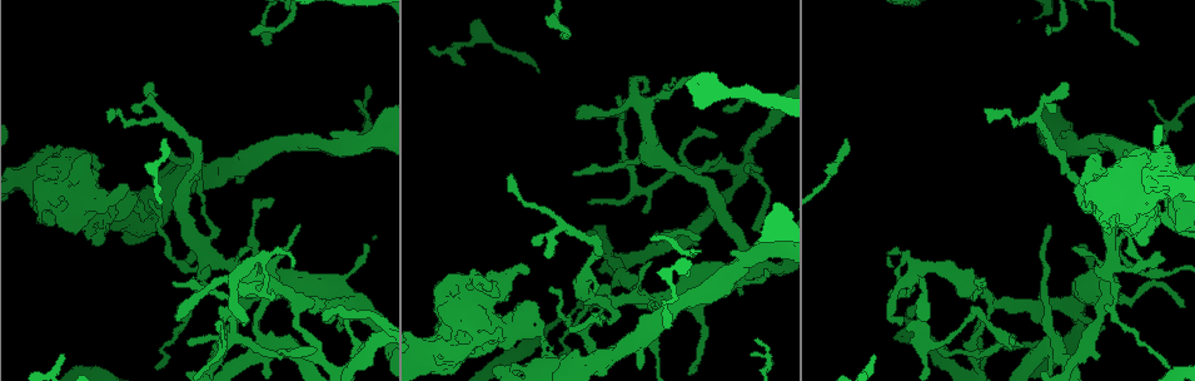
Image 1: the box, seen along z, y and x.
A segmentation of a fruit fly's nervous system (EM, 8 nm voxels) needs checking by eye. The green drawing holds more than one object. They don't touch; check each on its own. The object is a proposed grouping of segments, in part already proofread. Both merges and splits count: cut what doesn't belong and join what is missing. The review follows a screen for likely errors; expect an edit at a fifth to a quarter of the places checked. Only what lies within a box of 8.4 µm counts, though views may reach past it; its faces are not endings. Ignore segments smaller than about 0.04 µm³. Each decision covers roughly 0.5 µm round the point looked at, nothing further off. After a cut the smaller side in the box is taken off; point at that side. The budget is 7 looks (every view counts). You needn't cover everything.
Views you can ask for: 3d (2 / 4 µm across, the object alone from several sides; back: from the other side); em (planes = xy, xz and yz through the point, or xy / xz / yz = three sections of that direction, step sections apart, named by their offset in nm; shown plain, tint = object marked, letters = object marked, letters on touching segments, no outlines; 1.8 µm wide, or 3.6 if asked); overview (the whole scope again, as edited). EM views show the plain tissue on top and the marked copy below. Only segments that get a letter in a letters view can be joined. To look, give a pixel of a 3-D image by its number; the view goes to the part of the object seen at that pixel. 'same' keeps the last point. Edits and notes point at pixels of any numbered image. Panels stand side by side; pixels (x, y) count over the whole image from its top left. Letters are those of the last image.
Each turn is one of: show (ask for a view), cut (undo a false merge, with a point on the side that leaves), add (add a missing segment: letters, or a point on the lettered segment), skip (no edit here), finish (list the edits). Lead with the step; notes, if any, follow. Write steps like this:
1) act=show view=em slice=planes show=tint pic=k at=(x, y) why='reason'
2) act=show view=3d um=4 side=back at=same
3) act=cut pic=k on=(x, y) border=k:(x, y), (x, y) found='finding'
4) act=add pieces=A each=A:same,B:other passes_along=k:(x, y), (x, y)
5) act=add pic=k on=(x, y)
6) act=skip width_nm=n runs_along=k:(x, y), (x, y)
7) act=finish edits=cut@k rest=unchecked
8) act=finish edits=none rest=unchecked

act=show view=3d um=2 side=back pic=1 at=(1108, 287) why='abrupt turn'

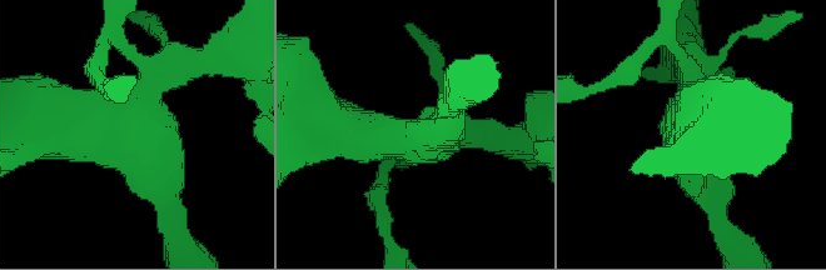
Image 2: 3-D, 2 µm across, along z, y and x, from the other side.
act=show view=em slice=planes show=letters pic=2 at=(129, 136) arms=4

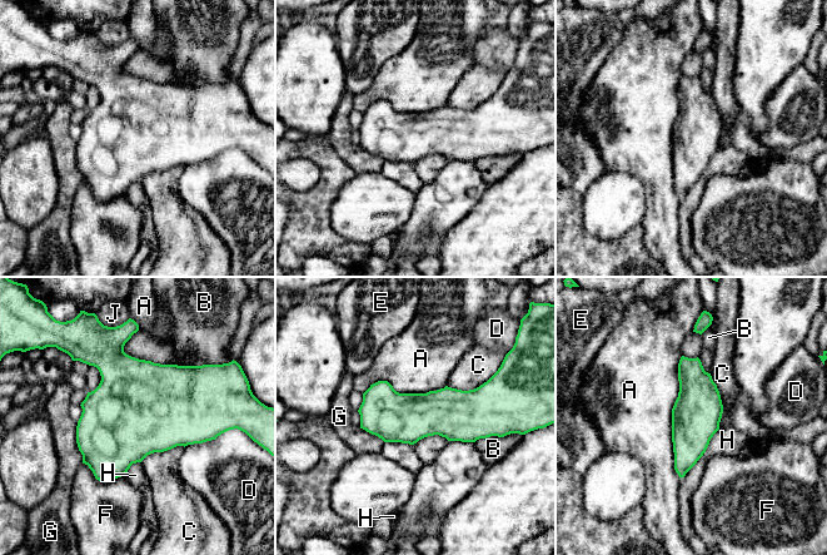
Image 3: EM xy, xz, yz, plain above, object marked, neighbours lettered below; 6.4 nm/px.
act=skip width_nm=320 each=A:other,B:other,C:other,D:other,E:other,F:other,G:other,H:other,J:other runs_along=3:(362, 410), (491, 411) found='all the same neuron'

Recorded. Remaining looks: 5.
act=show view=em slice=xy step=8 show=tint pic=1 at=(716, 162) why='closes a loop'

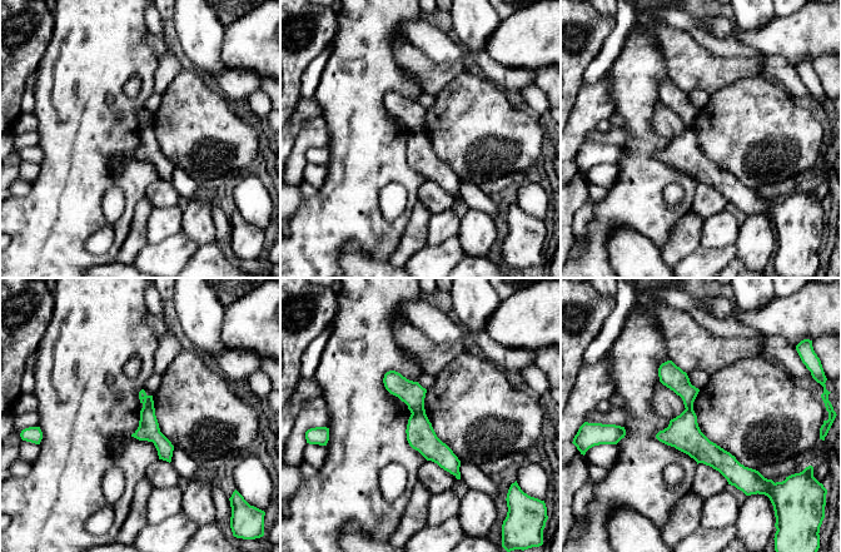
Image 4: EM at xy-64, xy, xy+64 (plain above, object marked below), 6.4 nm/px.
act=show view=em slice=planes show=letters at=same

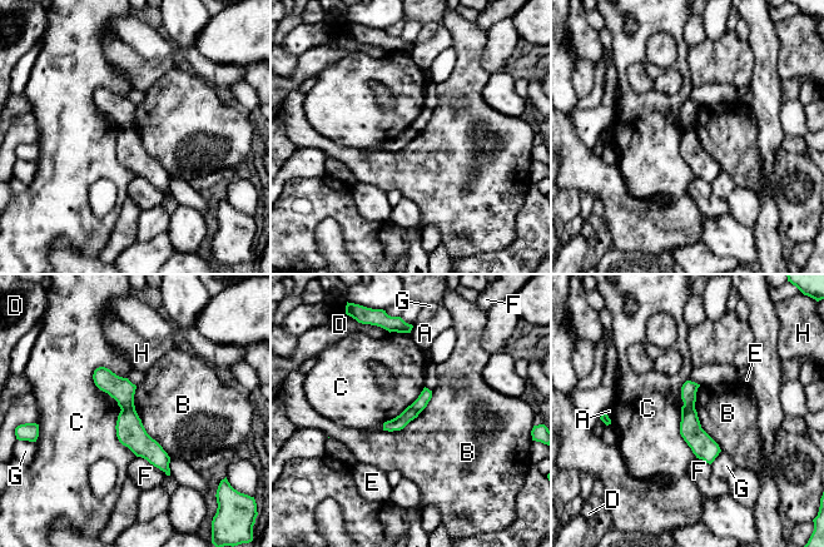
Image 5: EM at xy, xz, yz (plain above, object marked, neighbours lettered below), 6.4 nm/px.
act=cut pic=5 on=(130, 432) each=A:other,B:other,C:other,D:other,E:other,F:other,G:other,H:other part_leaving=5:(428, 393), (398, 423), (386, 427) found='two neurons meet here'

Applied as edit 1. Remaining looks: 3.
act=show view=em um=3.6 slice=planes show=letters pic=1 at=(461, 334)

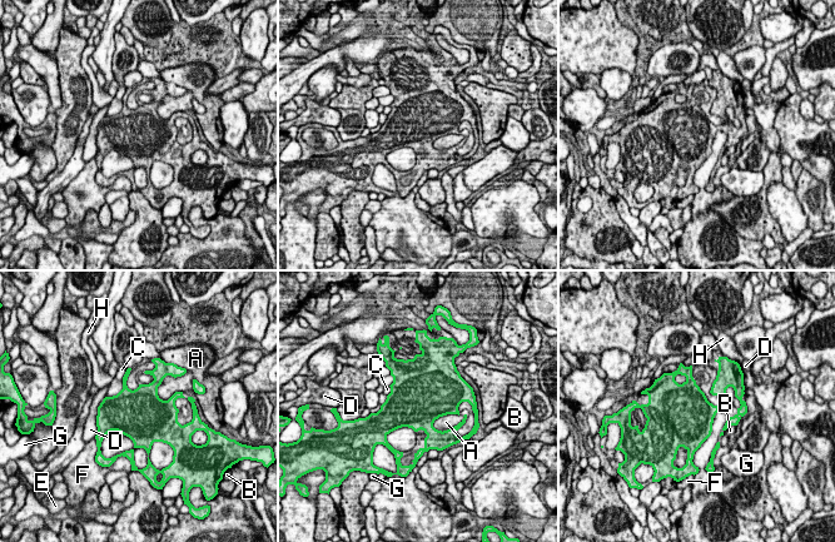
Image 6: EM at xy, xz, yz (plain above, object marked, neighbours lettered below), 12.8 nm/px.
act=skip each=A:other,B:other,C:other,D:other,E:other,F:other,G:other,H:other border=6:(458, 414), (440, 416), (432, 426) found='one neuron here'

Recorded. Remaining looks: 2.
act=finish edits=cut@5 rest=unchecked

